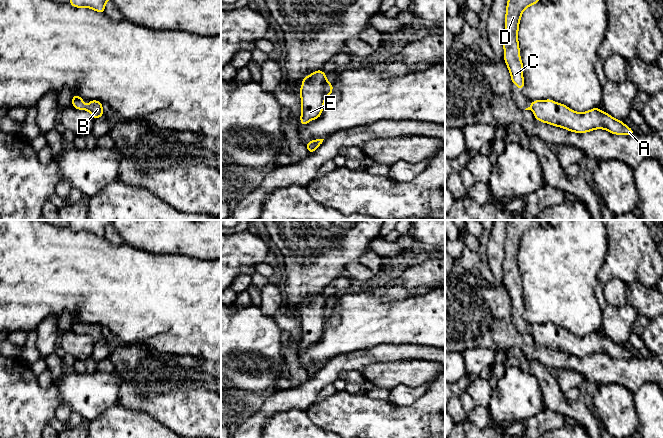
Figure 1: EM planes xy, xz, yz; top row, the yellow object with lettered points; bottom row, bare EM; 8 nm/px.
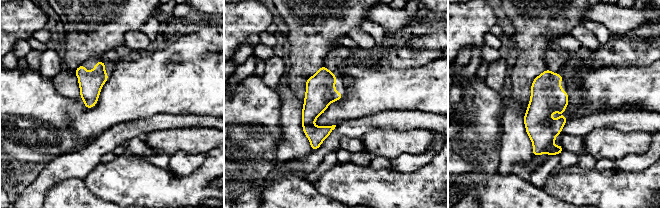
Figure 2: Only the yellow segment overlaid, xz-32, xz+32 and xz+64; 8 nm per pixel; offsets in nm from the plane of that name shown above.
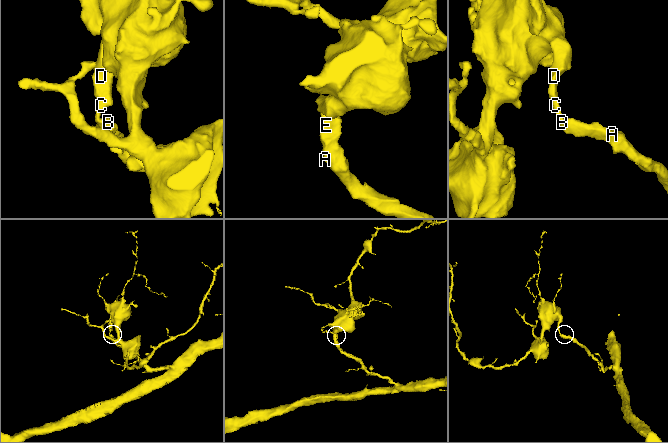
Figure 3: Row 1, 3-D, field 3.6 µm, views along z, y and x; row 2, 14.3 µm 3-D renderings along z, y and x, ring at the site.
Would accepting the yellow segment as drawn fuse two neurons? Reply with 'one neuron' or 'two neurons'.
one neuron

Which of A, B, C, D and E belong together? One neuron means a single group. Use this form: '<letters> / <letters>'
A B C D E

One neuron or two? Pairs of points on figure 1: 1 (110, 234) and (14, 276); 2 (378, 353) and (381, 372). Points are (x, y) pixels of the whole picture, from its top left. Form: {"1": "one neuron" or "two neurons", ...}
{"1": "two neurons", "2": "two neurons"}

